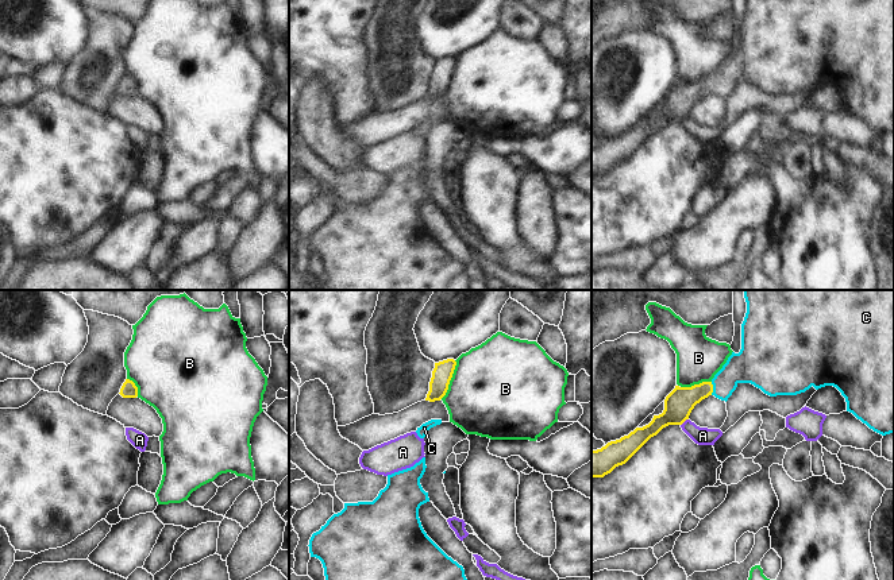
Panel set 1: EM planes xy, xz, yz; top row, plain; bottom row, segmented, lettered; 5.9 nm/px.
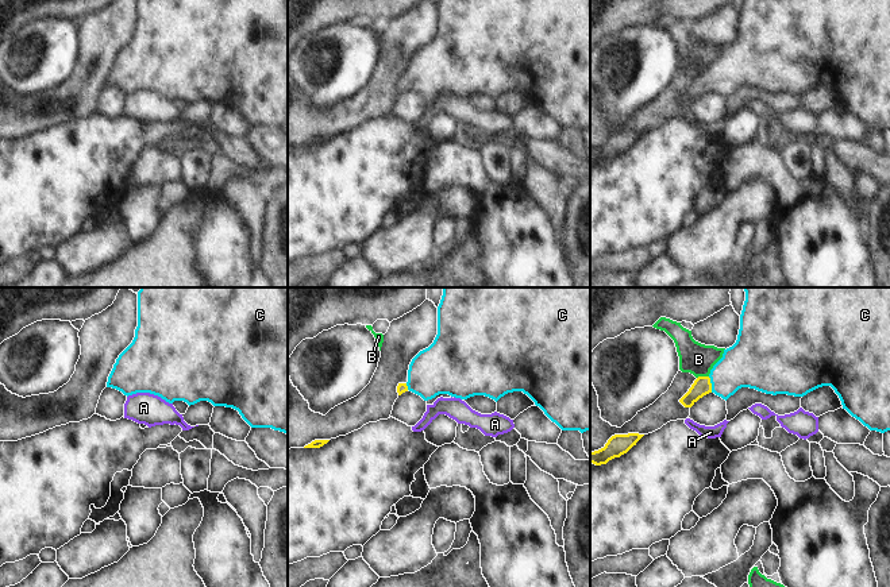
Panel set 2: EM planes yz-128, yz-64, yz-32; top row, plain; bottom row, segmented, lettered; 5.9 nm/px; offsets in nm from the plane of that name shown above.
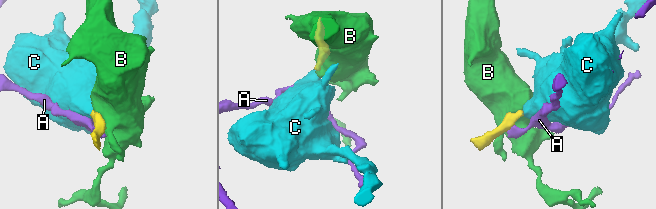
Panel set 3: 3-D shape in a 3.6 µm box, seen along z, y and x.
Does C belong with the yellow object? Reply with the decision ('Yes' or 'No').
Yes

